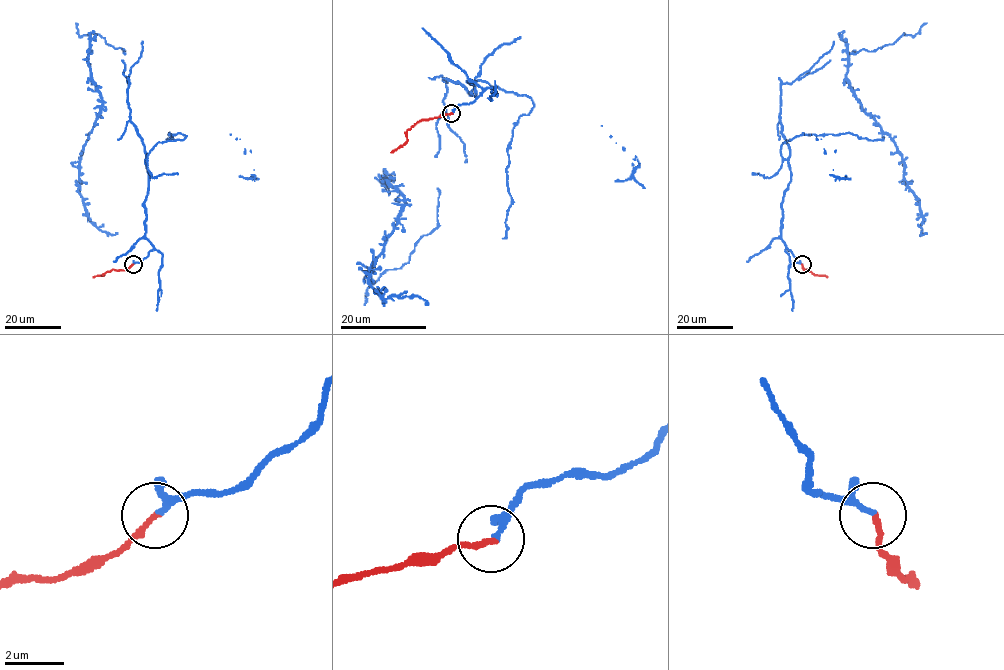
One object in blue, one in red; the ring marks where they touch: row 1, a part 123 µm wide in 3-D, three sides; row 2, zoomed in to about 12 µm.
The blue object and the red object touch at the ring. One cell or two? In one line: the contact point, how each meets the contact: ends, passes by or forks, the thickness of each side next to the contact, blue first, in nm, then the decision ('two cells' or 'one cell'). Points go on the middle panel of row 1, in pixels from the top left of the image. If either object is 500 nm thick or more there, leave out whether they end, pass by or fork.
at (451, 113); blue passes by; red ends there; 140 nm thick on the blue side, 190 nm on the other; one cell

